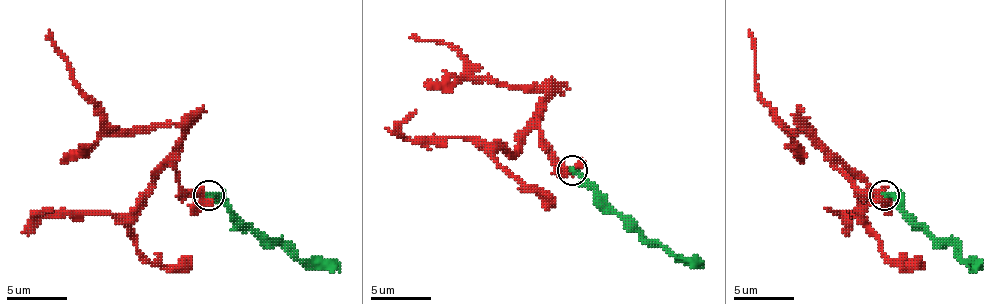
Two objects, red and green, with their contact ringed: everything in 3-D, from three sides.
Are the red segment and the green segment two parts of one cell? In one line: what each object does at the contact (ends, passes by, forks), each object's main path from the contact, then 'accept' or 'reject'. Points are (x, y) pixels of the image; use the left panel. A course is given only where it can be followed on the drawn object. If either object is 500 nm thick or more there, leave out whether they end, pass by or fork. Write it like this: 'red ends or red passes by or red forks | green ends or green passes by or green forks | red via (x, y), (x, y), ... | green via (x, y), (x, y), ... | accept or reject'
red forks | green ends | red via (209, 196), (179, 184), (182, 130), (152, 124), (106, 130), (103, 111), (79, 87), (49, 30) | green via (209, 196), (267, 241), (282, 244), (300, 260), (339, 272) | accept

